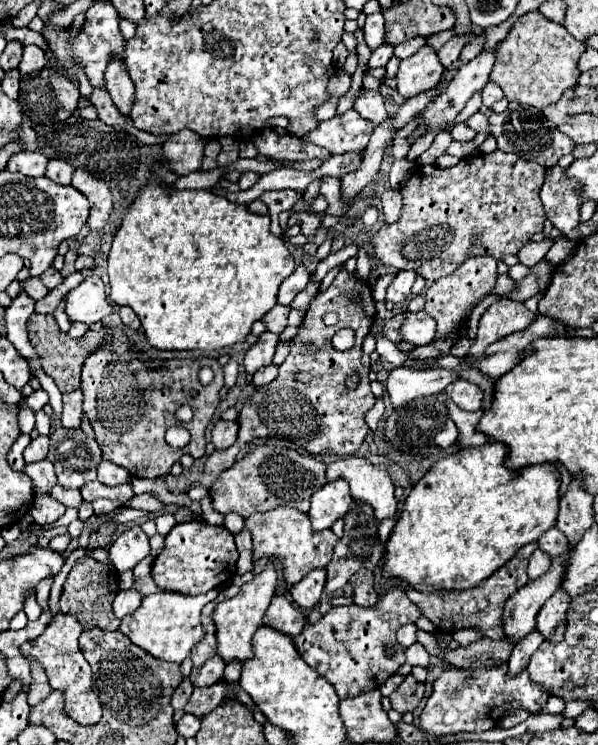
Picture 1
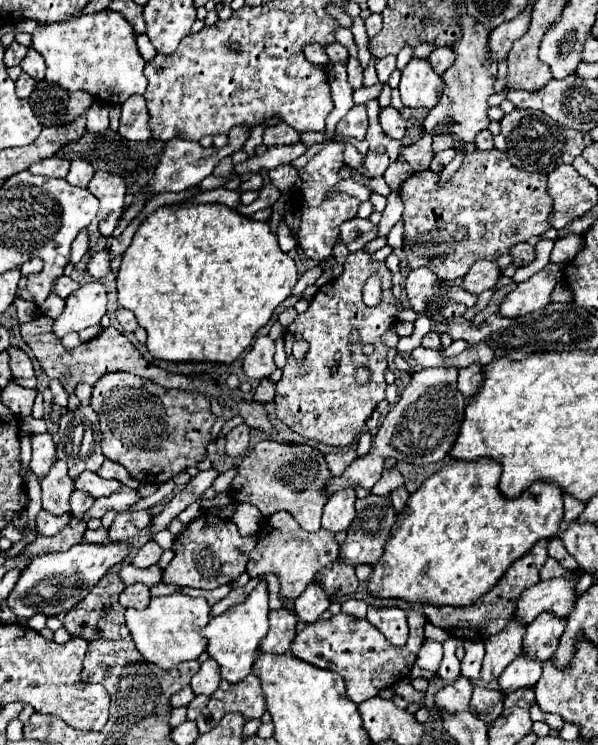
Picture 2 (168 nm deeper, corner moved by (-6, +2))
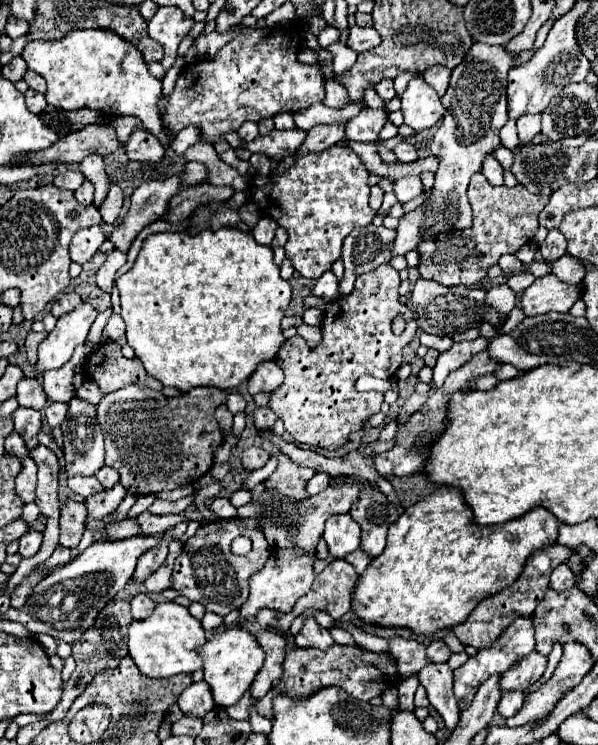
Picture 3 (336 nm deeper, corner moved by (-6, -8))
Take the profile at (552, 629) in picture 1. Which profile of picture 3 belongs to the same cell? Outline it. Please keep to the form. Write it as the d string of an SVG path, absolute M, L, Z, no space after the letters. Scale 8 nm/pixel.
M536 650L502 674L502 690L526 690L538 682L548 666L548 658Z

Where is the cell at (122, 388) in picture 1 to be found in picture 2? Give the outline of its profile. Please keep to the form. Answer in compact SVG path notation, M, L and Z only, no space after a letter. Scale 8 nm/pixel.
M112 372L96 382L90 406L100 418L104 456L122 464L138 482L164 484L206 458L206 446L212 440L210 430L216 416L202 394L166 390L140 376Z

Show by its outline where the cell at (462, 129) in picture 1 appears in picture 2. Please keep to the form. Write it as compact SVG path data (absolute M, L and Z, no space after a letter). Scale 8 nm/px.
M482 130L476 136L476 148L478 150L494 150L494 136L488 130Z

